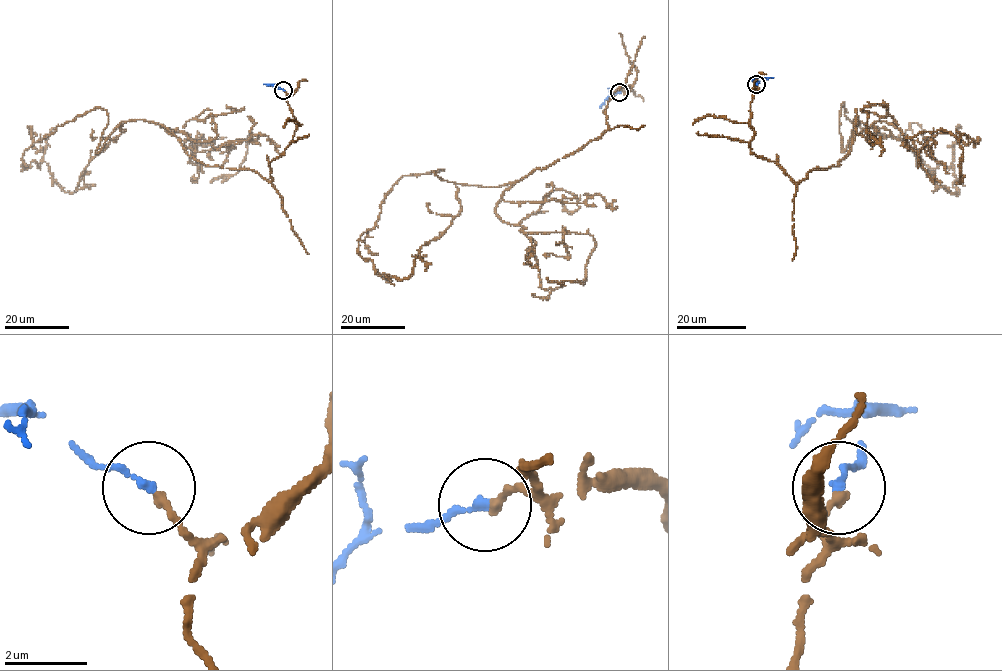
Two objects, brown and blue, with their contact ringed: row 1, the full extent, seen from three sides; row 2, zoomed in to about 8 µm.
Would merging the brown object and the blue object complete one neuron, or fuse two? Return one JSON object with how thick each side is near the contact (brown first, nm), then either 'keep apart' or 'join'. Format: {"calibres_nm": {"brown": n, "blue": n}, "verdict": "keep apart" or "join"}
{"calibres_nm": {"brown": 190, "blue": 200}, "verdict": "join"}

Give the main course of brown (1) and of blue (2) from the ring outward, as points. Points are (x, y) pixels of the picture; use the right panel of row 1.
1: (756, 85), (750, 150), (796, 182), (848, 154), (843, 103), (935, 169), (959, 125)
2: (756, 84), (759, 78), (772, 77)

